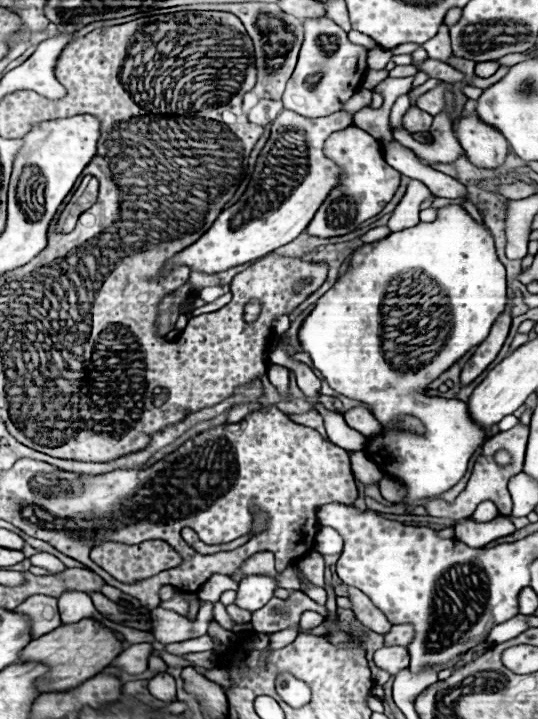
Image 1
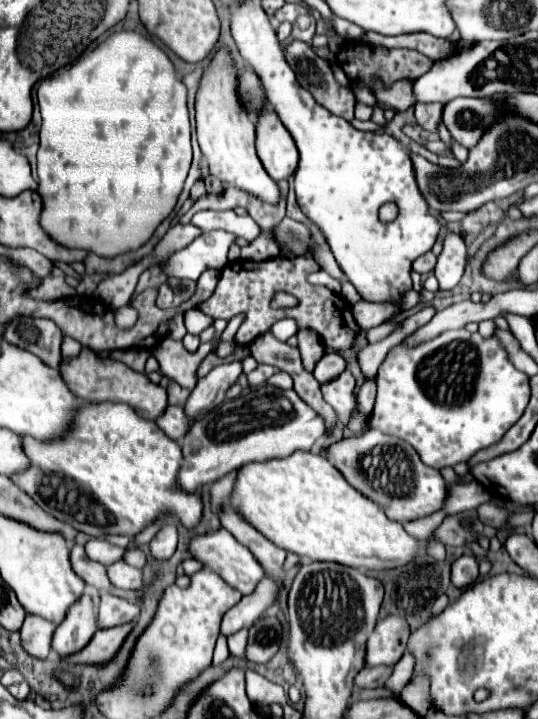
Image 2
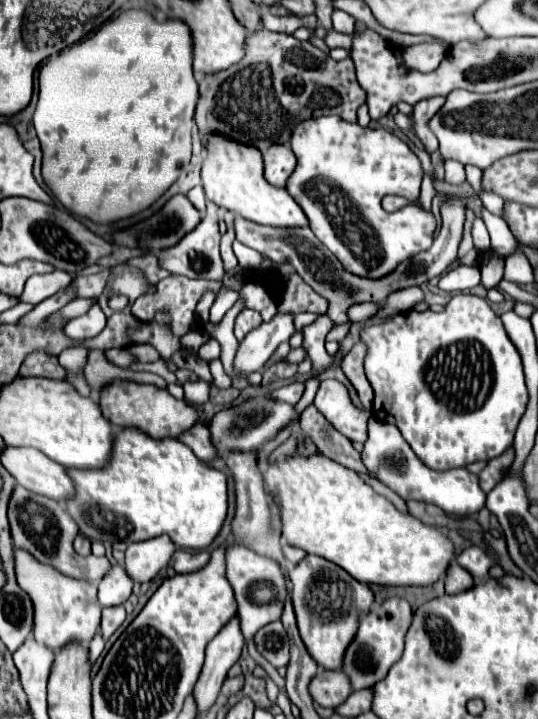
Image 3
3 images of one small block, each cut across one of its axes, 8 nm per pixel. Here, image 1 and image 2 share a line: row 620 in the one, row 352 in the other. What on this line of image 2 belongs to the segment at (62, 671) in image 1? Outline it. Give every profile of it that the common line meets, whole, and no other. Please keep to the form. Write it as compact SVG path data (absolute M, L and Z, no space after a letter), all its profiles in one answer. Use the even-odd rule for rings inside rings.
M84 346L78 356L64 358L60 362L60 374L62 374L64 382L68 384L68 388L72 390L72 394L84 402L106 402L106 400L124 402L130 408L134 408L138 416L142 416L146 420L158 418L164 412L164 408L168 406L168 396L162 386L152 384L146 374L136 372L118 360L112 360L108 356L98 356L88 346Z

